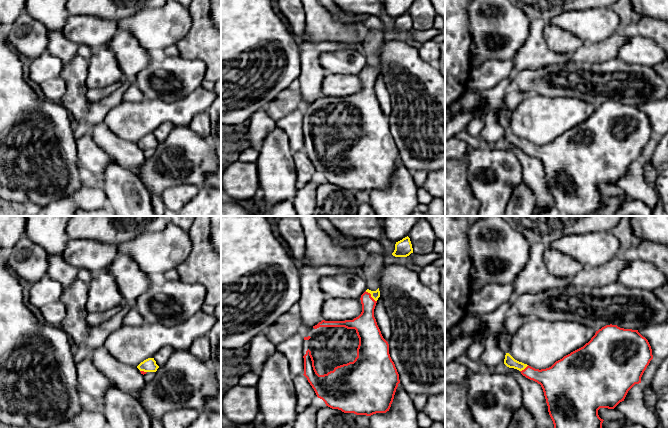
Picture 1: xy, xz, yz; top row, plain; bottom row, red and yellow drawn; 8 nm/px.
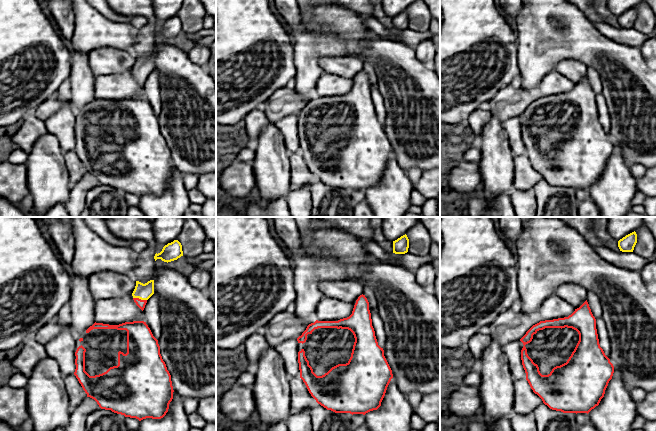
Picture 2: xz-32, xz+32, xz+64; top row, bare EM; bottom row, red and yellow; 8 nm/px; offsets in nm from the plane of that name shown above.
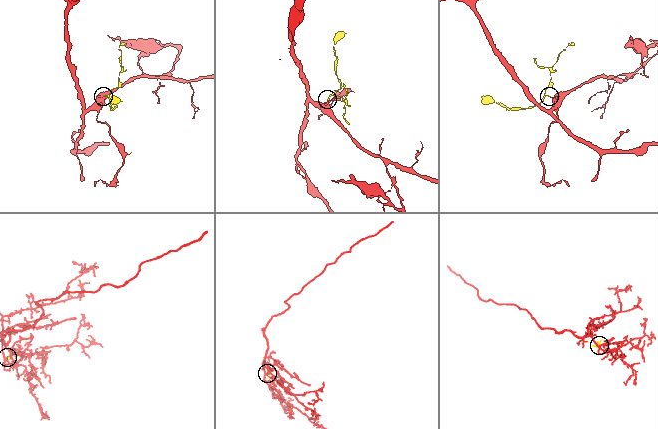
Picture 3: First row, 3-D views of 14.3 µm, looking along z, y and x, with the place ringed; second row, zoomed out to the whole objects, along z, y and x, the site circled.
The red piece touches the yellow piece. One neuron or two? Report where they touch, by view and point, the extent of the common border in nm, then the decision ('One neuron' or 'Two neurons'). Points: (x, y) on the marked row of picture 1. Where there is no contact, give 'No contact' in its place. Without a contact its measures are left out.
Touches red at xz (370, 295). Shared border 130 nm. One neuron

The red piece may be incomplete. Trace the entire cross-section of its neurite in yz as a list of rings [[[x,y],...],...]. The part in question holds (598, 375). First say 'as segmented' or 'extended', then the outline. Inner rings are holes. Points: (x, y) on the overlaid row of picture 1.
extended; [[[610,324],[596,331],[583,347],[564,356],[549,368],[535,369],[515,360],[509,353],[505,355],[504,364],[519,370],[523,376],[541,385],[554,428],[602,428],[604,420],[599,417],[598,410],[614,409],[624,401],[628,391],[635,384],[641,383],[641,377],[652,359],[651,346],[638,330],[624,329]]]

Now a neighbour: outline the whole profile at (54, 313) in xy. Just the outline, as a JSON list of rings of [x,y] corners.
[[[60,301],[52,302],[40,308],[47,324],[60,327],[66,316],[66,306]]]

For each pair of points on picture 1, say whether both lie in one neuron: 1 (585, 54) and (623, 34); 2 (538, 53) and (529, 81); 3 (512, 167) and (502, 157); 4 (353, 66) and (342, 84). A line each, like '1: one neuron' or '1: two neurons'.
1: one neuron
2: two neurons
3: one neuron
4: two neurons

